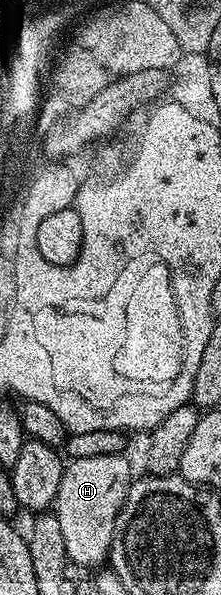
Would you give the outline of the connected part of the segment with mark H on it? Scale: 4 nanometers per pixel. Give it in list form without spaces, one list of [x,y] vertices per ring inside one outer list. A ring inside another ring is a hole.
[[[125,454],[97,455],[71,459],[65,464],[59,493],[52,514],[59,519],[61,536],[71,564],[98,569],[110,558],[110,546],[116,529],[116,517],[132,482],[130,463]]]

